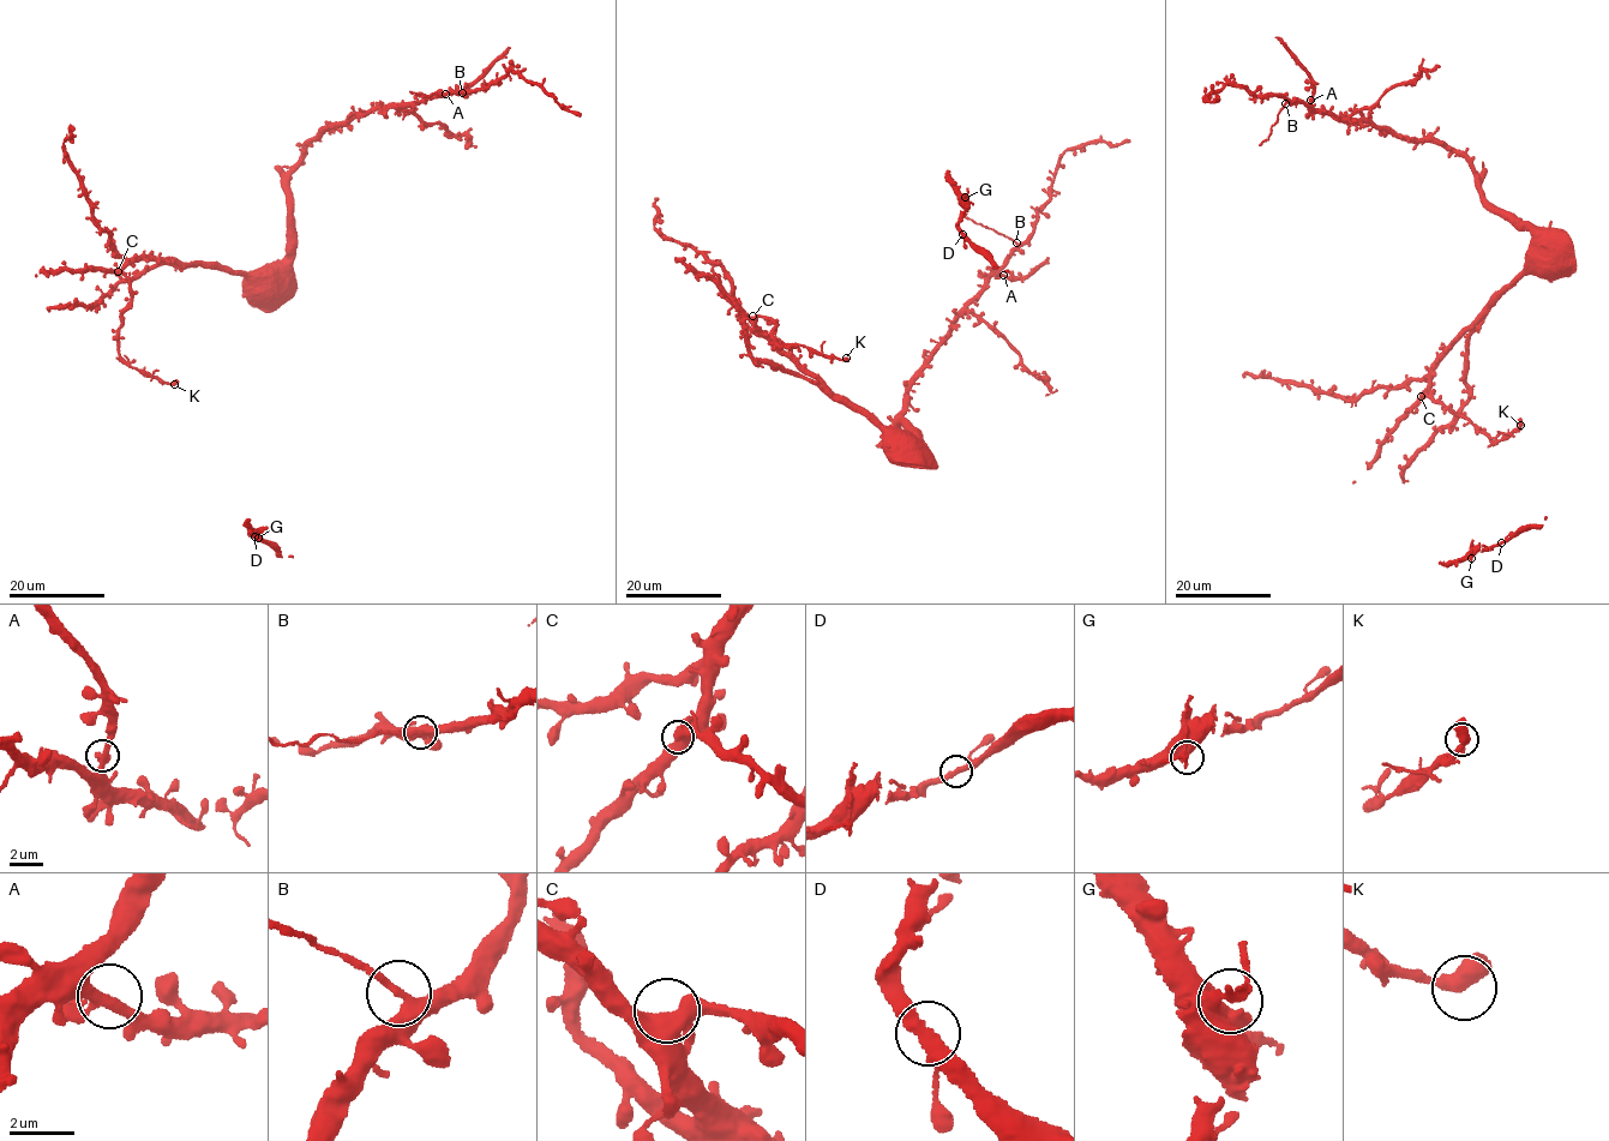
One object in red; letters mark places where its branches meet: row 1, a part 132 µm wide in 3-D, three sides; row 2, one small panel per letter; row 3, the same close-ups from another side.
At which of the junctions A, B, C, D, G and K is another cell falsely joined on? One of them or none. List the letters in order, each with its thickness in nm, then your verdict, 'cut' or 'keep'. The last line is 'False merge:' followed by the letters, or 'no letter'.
A: 280 nm thick; keep
B: 280 nm thick; cut
C: 480 nm thick; keep
D: 320 nm thick; keep
G: 320 nm thick; keep
K: 480 nm thick; keep
False merge: B

